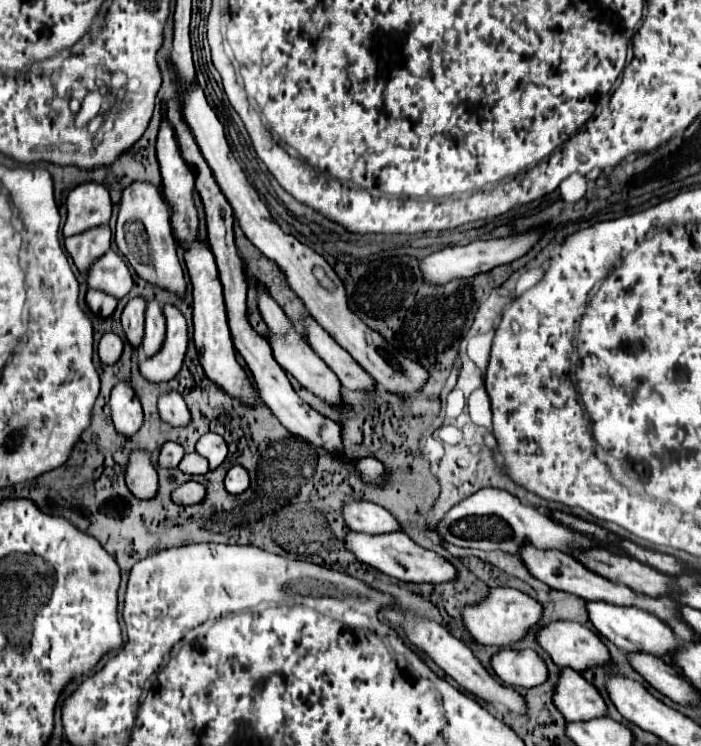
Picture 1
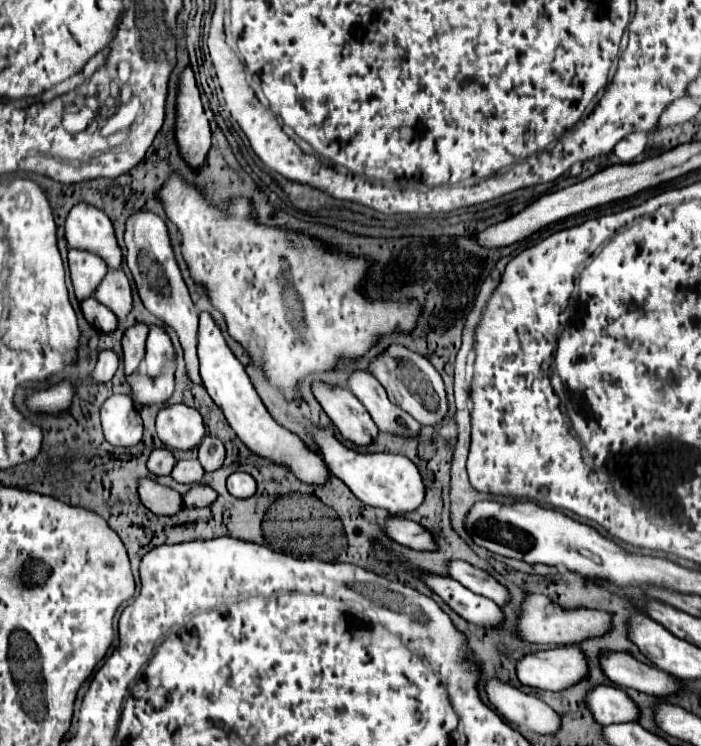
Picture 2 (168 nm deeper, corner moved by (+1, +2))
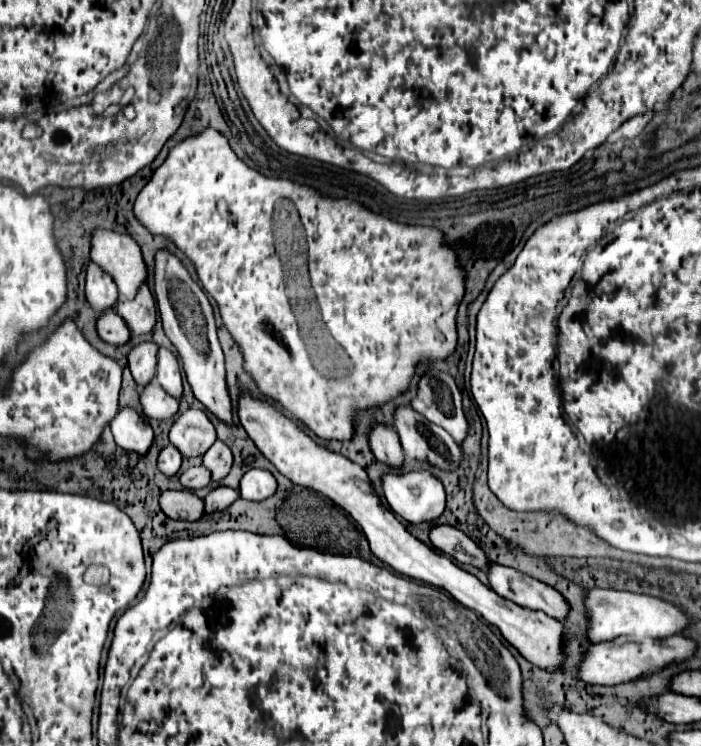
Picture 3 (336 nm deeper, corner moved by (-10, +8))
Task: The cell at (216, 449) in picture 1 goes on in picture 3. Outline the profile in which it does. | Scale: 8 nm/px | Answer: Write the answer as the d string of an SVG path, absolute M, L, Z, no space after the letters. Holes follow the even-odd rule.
M216 440L210 446L210 450L202 456L202 464L210 470L212 480L220 482L232 468L232 452L230 452L230 448L224 442Z

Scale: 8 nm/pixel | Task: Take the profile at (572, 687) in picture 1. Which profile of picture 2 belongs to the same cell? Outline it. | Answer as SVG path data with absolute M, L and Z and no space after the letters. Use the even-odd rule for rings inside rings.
M611 684L593 686L585 694L585 704L593 714L593 720L601 726L615 724L615 722L633 722L639 718L639 710L627 694Z

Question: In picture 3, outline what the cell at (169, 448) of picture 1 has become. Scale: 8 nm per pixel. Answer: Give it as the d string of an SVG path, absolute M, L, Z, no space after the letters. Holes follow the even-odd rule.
M166 446L166 448L160 452L160 456L158 456L158 468L160 468L160 472L162 472L164 476L174 476L174 474L178 474L180 464L182 464L182 456L180 456L180 452L178 452L176 448L172 448L172 446Z

